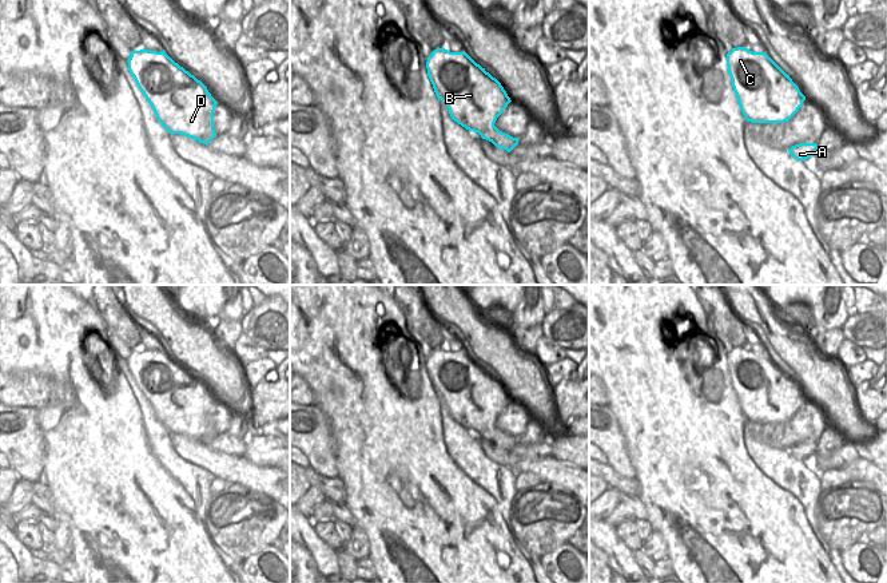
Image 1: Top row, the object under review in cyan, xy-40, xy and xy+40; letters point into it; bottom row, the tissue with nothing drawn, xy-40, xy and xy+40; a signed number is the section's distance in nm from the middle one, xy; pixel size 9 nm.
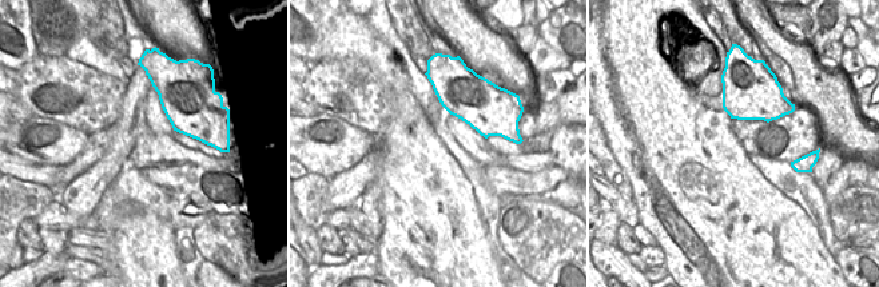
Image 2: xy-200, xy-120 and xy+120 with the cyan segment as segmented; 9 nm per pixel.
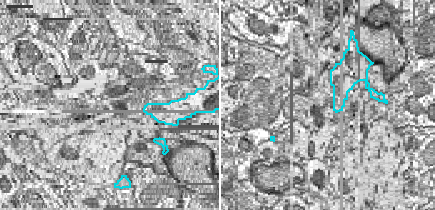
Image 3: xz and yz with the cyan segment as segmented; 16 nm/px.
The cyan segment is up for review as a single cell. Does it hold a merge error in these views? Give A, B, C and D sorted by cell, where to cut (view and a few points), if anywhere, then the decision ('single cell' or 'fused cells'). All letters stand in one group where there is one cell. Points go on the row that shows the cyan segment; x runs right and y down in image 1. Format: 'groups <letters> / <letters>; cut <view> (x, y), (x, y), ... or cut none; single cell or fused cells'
groups A B C D; cut none; single cell

